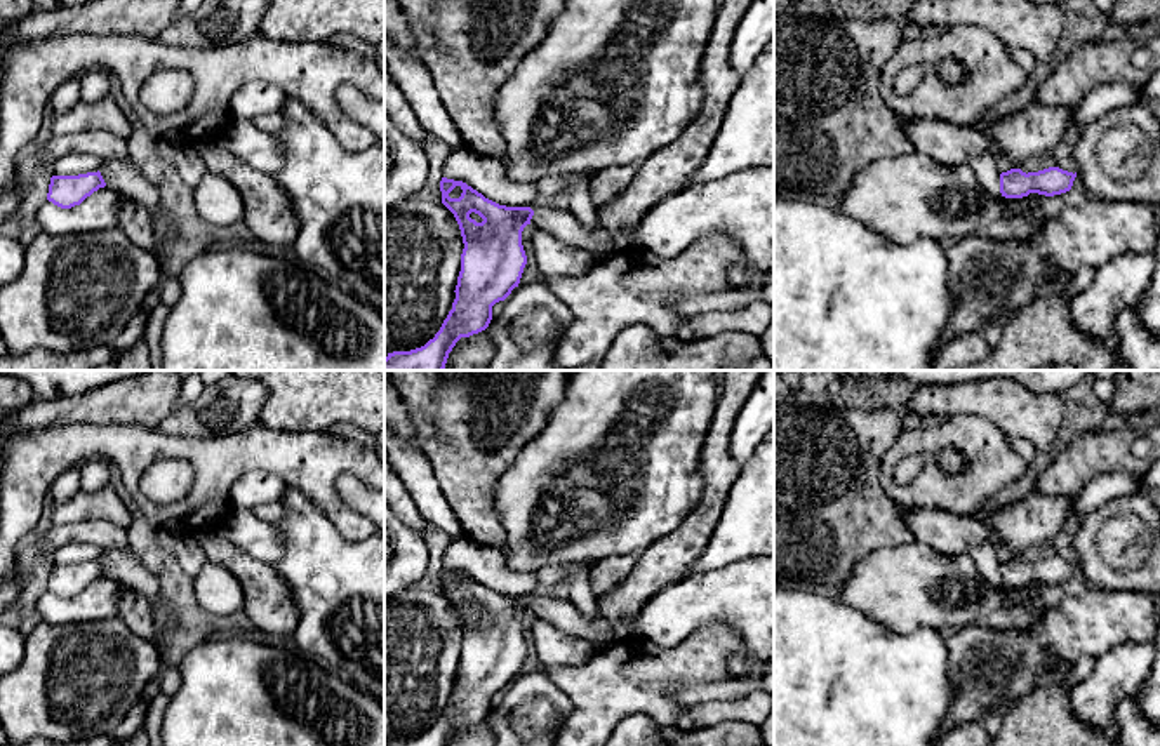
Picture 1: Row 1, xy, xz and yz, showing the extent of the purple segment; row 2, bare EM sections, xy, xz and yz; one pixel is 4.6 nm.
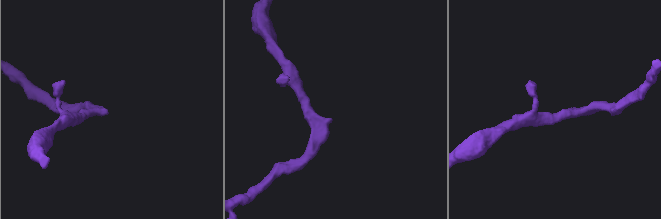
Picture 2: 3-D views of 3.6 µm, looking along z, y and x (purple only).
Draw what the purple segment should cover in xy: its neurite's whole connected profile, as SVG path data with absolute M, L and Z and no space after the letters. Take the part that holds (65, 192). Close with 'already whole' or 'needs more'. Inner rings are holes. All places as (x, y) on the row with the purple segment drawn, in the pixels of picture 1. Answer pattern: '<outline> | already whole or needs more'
M99 170L78 176L52 176L47 200L61 209L71 209L104 186L106 183Z | already whole

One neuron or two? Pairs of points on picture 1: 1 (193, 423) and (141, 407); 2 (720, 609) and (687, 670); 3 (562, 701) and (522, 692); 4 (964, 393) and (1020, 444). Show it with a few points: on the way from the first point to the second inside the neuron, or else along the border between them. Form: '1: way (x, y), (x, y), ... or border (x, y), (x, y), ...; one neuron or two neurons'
1: border (178, 406), (157, 426); two neurons
2: border (679, 644), (701, 626), (727, 623), (745, 647); two neurons
3: way (552, 692), (533, 691); one neuron
4: border (1011, 439), (1023, 437), (1037, 451); two neurons

